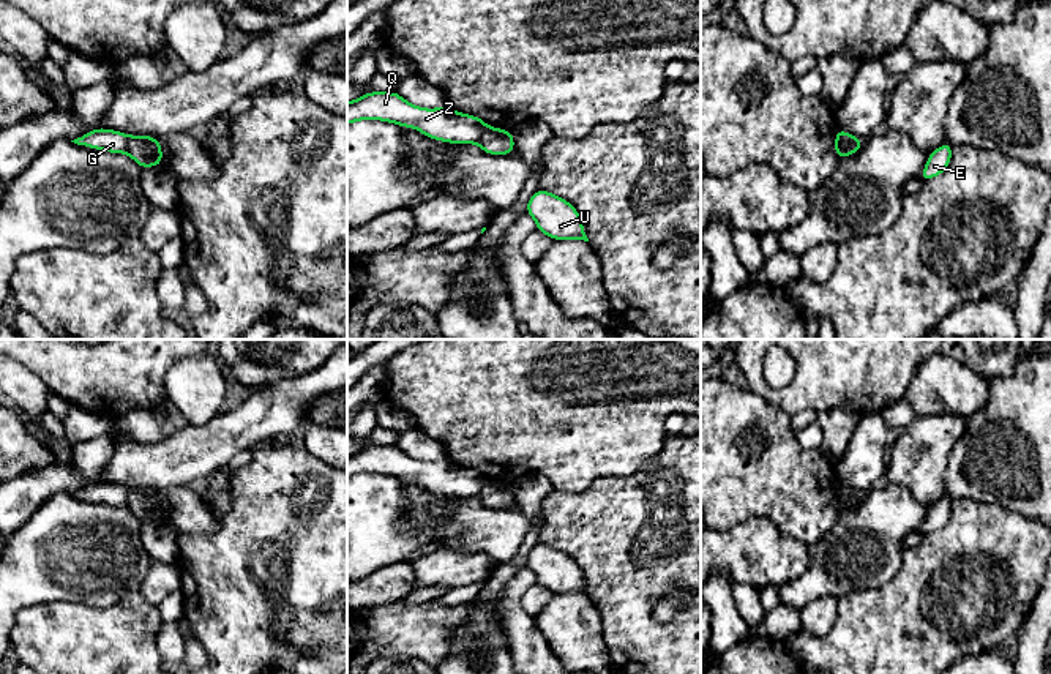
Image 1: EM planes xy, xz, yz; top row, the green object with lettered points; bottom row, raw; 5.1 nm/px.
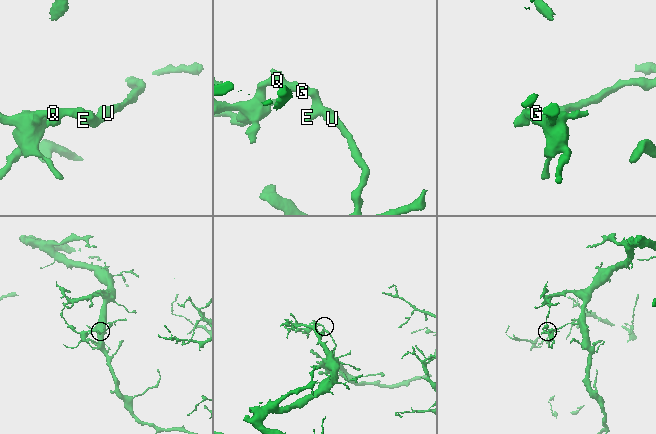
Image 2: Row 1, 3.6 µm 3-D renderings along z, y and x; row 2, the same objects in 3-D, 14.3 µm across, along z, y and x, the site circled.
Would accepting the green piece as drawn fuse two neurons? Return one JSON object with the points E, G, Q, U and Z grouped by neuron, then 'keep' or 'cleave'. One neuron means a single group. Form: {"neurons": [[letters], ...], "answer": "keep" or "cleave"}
{"neurons": [["E", "U"], ["G", "Q", "Z"]], "answer": "cleave"}

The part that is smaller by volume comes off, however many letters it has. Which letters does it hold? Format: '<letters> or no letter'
G, Q, Z

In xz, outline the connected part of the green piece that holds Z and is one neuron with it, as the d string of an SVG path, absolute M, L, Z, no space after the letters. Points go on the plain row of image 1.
M371 445L347 456L347 478L357 474L385 474L450 497L475 497L486 483L480 470L456 466L448 459L423 462L396 445Z

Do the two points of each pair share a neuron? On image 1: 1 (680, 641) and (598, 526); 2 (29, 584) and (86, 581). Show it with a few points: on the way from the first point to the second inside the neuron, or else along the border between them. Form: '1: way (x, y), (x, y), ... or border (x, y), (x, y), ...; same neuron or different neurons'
1: way (647, 625), (625, 603), (625, 559); same neuron
2: way (43, 581), (71, 581); same neuron

